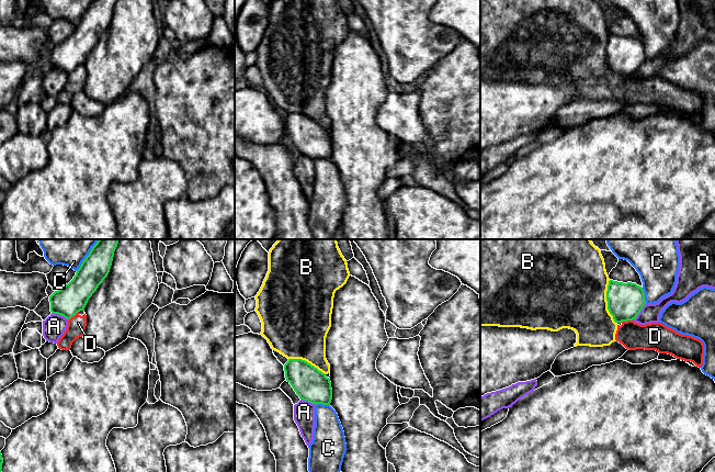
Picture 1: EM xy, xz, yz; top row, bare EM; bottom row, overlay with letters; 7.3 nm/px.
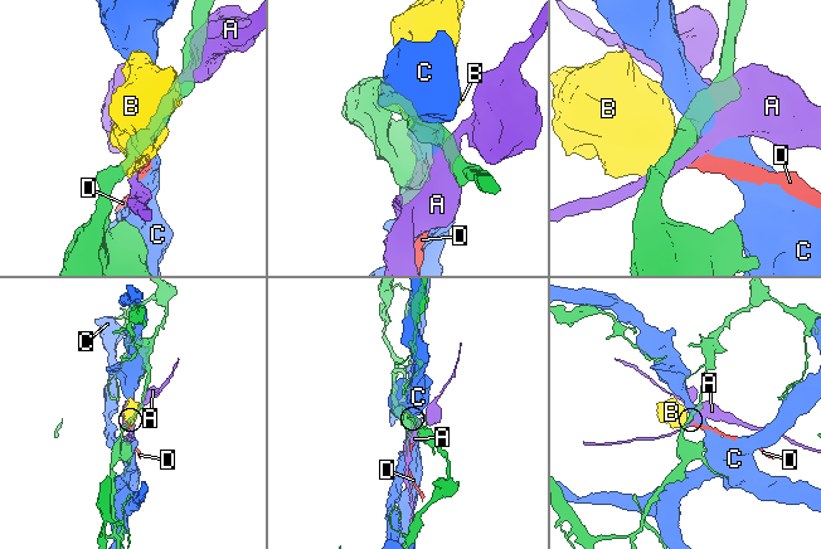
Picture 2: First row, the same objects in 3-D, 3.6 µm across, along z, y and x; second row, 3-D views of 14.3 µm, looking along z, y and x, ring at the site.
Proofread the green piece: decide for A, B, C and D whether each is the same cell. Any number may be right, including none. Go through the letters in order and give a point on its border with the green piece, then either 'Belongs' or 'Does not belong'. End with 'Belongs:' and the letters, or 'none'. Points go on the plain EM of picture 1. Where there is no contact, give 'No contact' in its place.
A: Touches green at xy (59, 68). Does not belong
B: Touches green at yz (608, 56). Does not belong
C: Touches green at xy (86, 12). Does not belong
D: Touches green at yz (626, 75). Does not belong
Belongs: none

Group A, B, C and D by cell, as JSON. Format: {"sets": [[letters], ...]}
{"sets": [["A"], ["B", "D"], ["C"]]}

